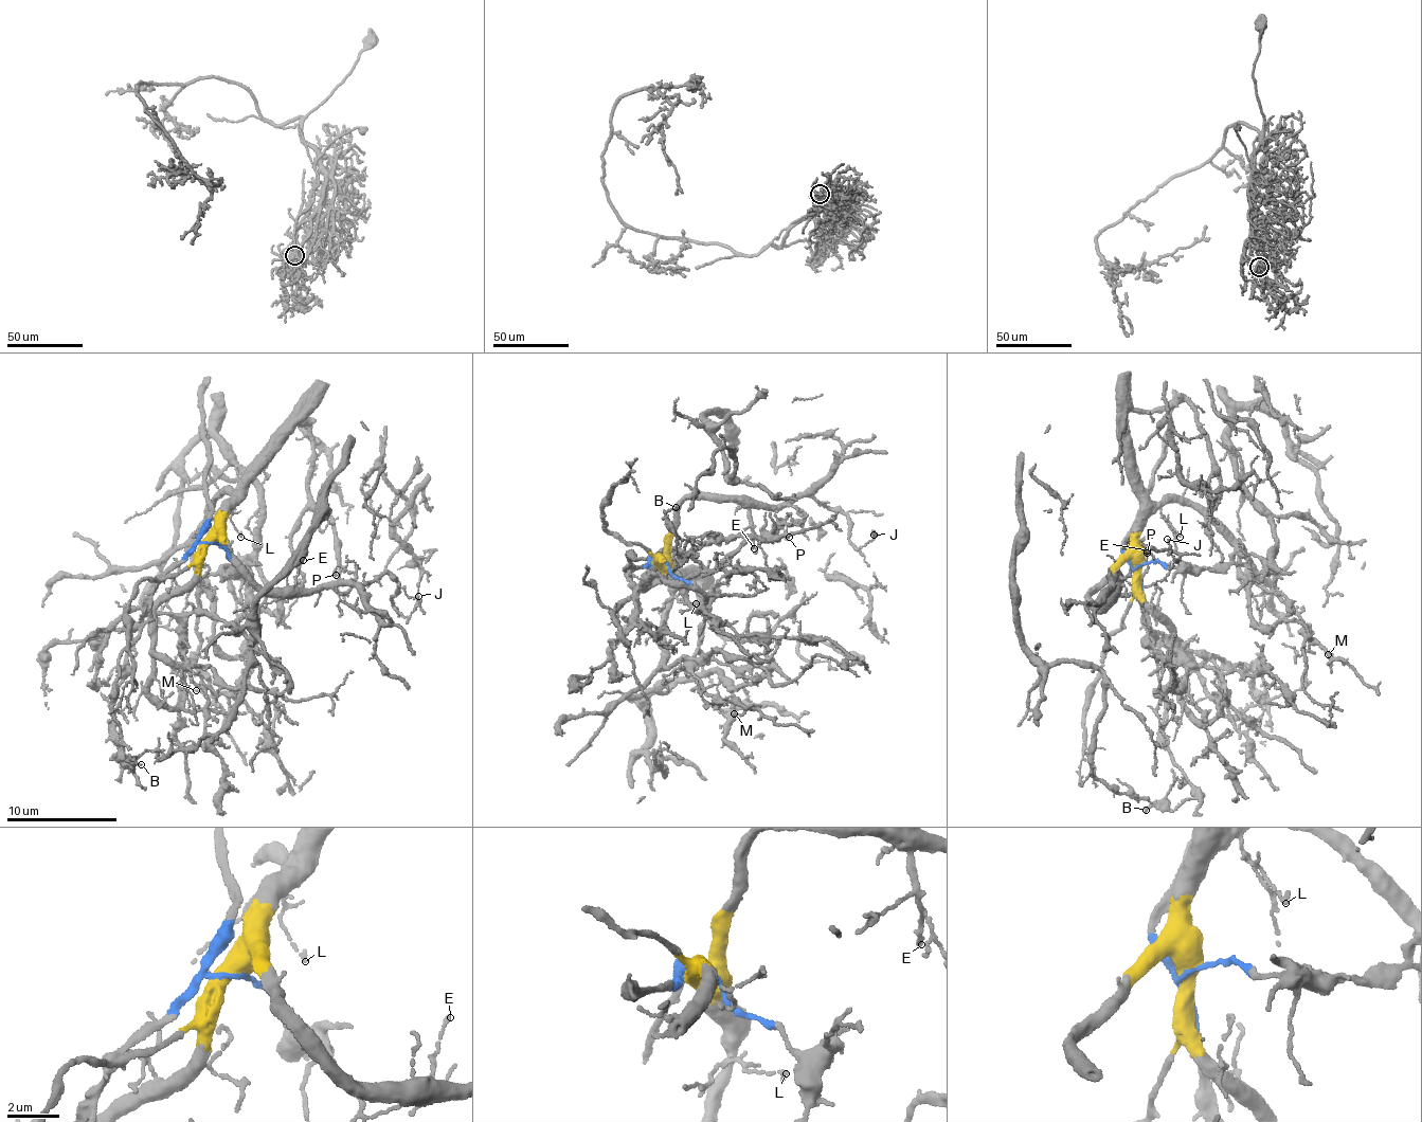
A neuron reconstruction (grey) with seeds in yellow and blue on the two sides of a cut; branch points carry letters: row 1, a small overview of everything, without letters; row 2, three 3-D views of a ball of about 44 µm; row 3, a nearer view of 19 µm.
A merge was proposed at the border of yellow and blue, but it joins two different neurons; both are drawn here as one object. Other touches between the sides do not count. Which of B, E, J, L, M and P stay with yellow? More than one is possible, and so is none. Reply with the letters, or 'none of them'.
E, J, L, P

